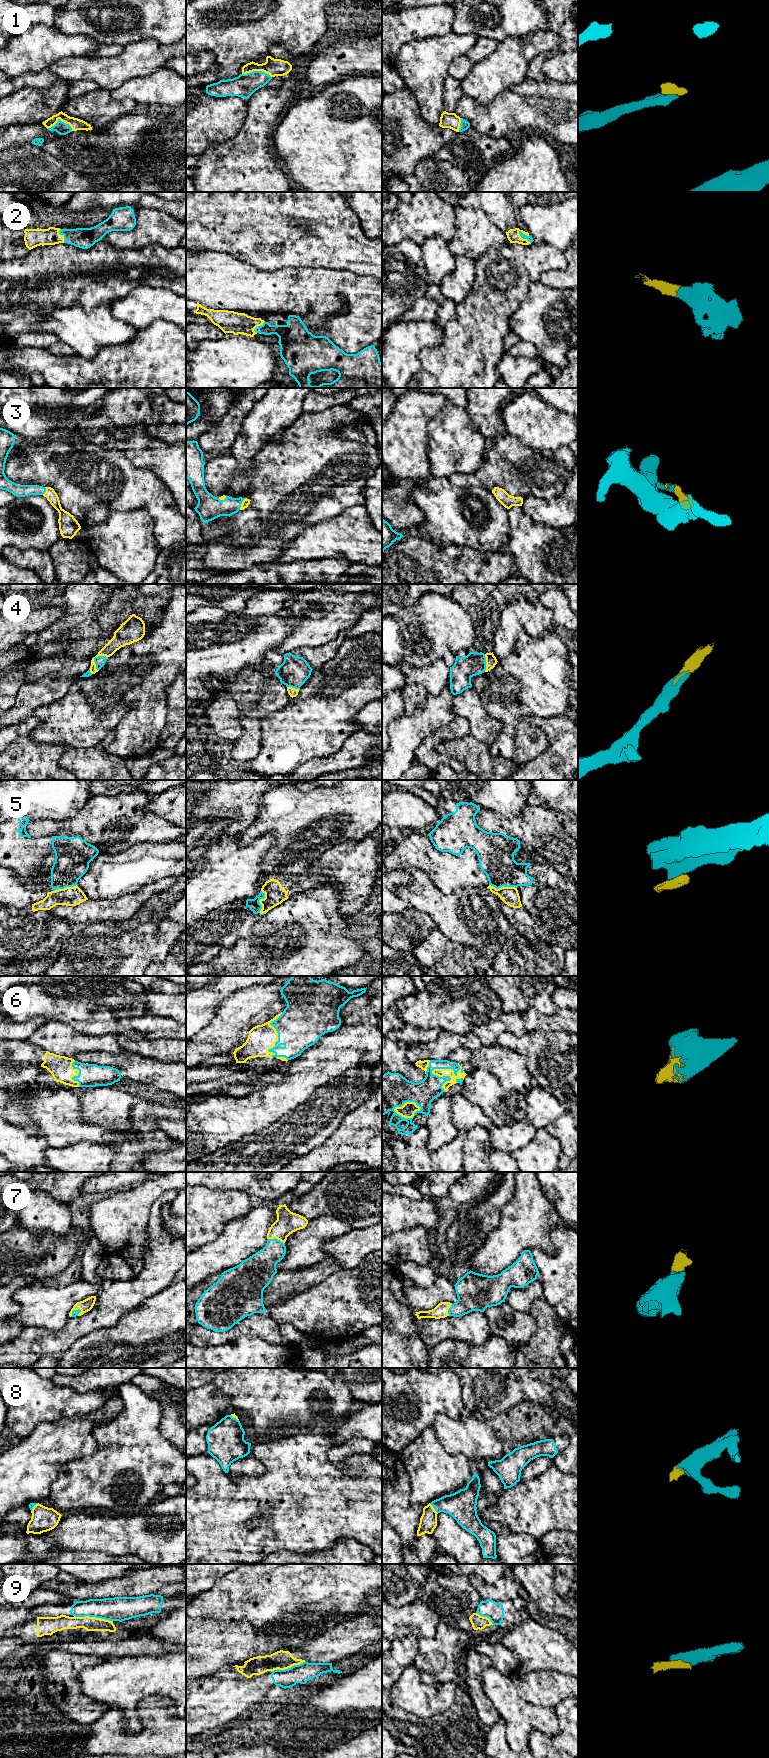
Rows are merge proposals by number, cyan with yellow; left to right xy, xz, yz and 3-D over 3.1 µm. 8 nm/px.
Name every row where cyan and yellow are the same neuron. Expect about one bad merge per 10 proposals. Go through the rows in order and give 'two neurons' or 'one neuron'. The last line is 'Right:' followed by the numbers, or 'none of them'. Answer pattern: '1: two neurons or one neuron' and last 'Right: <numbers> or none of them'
1: one neuron
2: one neuron
3: one neuron
4: one neuron
5: two neurons
6: one neuron
7: one neuron
8: one neuron
9: two neurons
Right: 1, 2, 3, 4, 6, 7, 8

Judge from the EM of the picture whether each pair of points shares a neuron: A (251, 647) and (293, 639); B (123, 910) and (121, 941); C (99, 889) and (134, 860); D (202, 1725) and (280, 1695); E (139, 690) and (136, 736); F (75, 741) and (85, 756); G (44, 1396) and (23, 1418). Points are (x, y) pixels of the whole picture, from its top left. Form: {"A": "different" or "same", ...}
{"A": "different", "B": "different", "C": "same", "D": "same", "E": "same", "F": "different", "G": "same"}

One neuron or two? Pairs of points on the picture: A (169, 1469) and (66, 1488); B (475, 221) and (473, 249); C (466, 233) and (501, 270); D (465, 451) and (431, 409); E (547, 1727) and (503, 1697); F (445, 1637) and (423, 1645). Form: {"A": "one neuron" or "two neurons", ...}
{"A": "one neuron", "B": "one neuron", "C": "two neurons", "D": "two neurons", "E": "one neuron", "F": "one neuron"}

